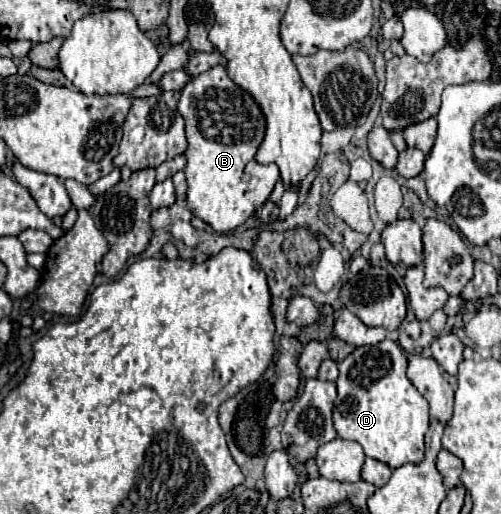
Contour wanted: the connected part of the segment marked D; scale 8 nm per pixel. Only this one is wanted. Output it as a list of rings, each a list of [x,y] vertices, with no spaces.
[[[383,340],[377,346],[355,348],[355,352],[339,364],[339,396],[333,408],[333,422],[339,438],[359,442],[365,456],[393,470],[407,462],[419,464],[423,460],[423,436],[429,428],[429,404],[409,382],[405,370],[405,354],[397,342]]]

